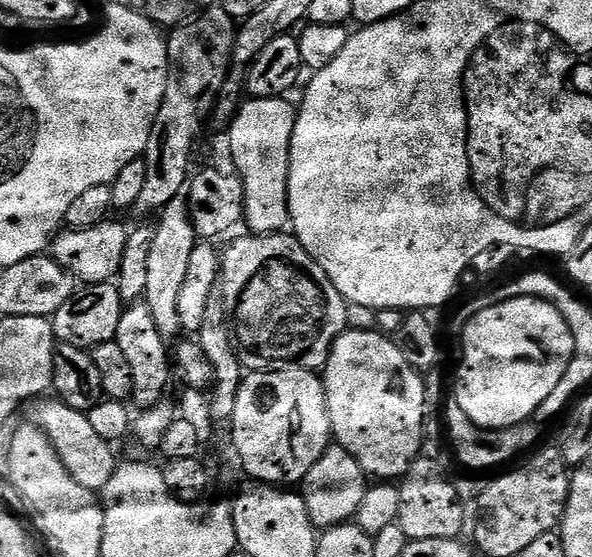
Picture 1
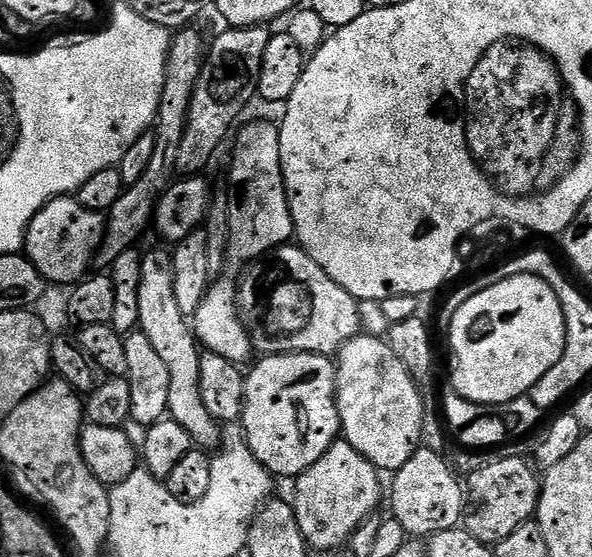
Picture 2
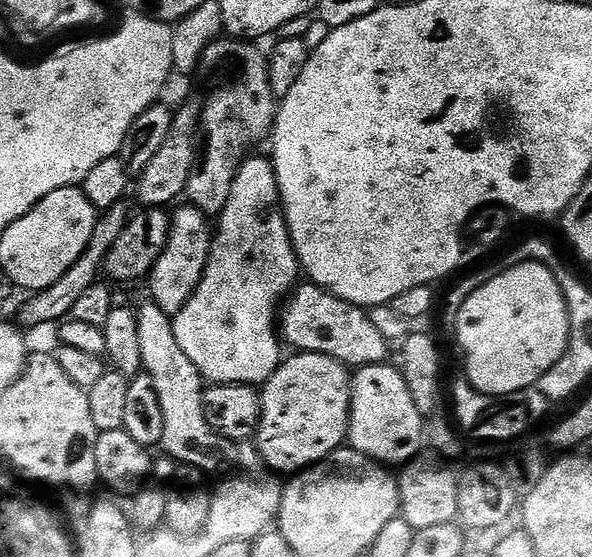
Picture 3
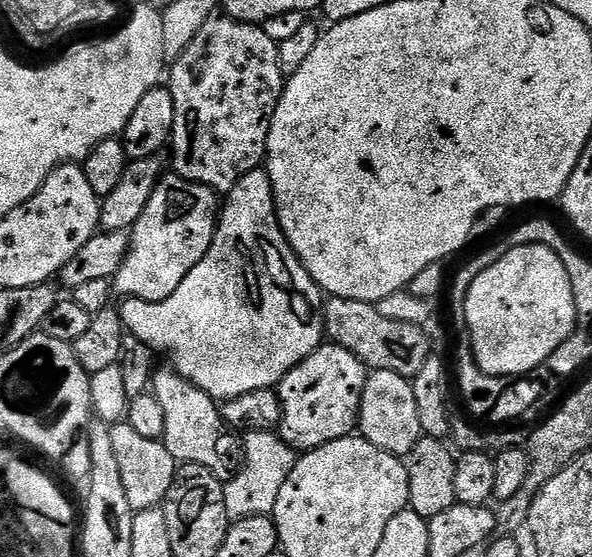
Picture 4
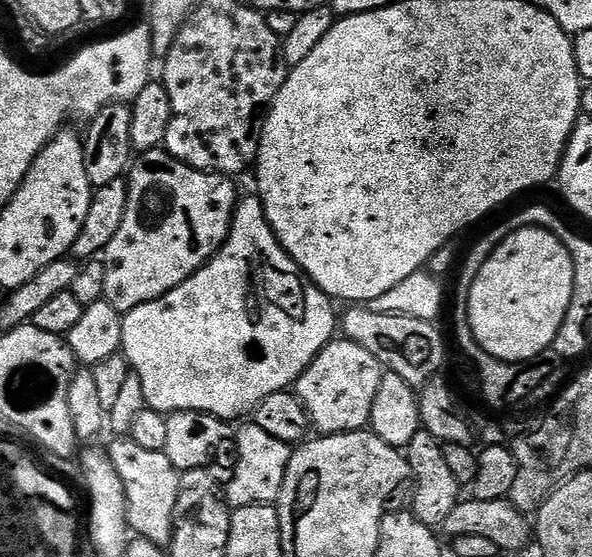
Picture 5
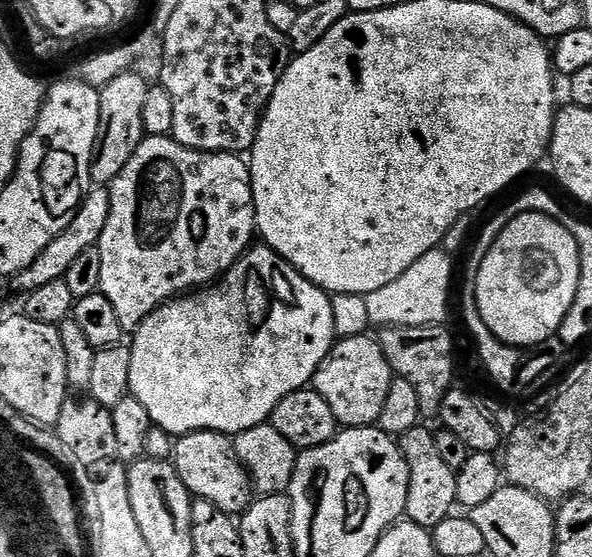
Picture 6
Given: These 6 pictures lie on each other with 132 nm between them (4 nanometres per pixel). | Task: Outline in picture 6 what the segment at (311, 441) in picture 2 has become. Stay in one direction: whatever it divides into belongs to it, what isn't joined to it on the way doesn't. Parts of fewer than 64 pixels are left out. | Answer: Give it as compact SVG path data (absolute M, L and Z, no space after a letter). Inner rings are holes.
M365 334L345 340L337 339L314 377L316 392L322 394L326 402L330 402L330 410L334 410L337 425L344 428L375 425L386 403L386 394L390 394L394 370L390 362L386 362L386 354L382 354L379 339L372 337L371 340L370 337Z

